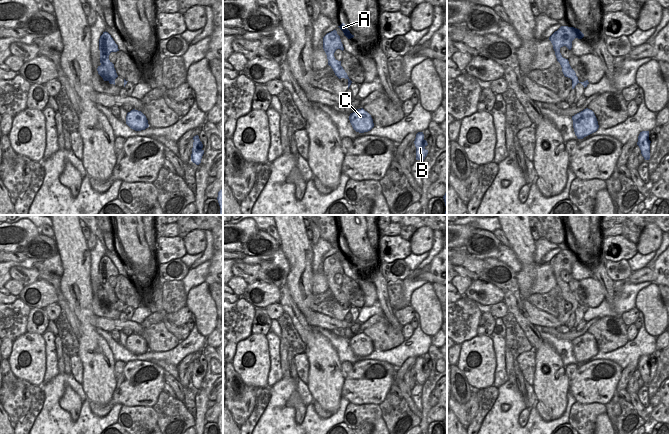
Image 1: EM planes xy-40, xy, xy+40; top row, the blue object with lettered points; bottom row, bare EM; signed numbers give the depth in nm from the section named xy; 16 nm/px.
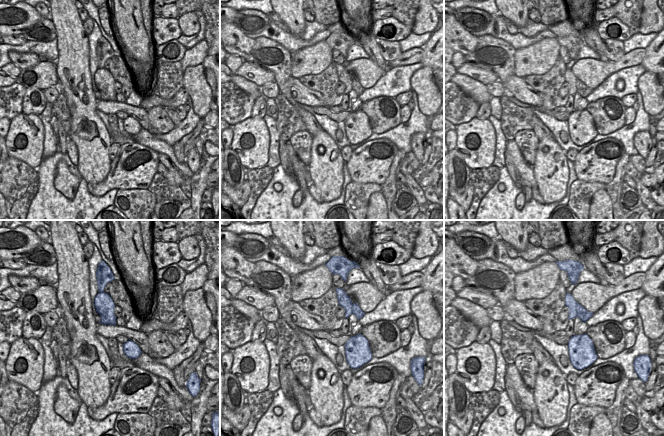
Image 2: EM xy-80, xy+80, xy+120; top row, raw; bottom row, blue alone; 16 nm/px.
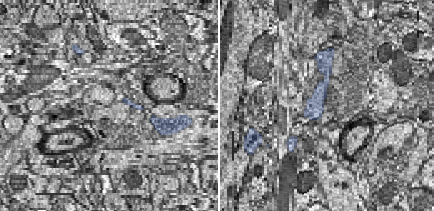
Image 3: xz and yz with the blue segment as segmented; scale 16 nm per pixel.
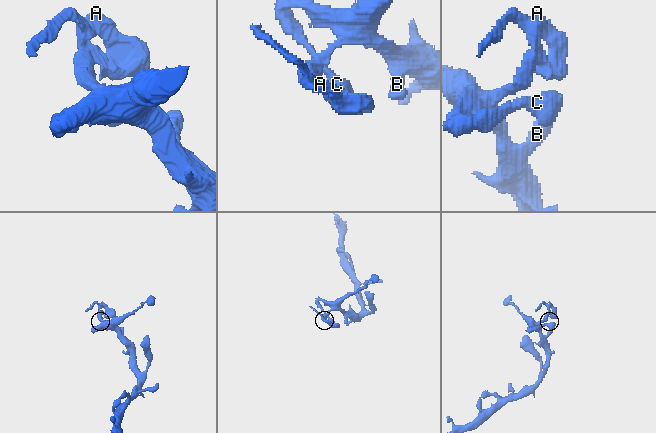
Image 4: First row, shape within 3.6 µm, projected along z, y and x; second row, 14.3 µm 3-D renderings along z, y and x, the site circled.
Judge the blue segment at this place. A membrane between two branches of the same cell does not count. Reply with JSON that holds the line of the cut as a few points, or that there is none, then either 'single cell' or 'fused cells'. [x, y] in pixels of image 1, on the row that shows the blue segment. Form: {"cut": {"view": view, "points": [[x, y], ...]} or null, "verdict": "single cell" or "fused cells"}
{"cut": null, "verdict": "single cell"}

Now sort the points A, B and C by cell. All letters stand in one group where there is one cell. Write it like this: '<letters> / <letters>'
A B C

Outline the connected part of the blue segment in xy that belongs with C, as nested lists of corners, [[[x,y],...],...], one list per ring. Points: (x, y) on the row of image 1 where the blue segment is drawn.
[[[363,108],[354,110],[349,116],[350,123],[356,132],[364,133],[374,127],[371,115]]]

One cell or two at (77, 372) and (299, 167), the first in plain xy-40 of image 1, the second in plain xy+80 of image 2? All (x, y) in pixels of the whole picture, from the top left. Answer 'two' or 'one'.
two

